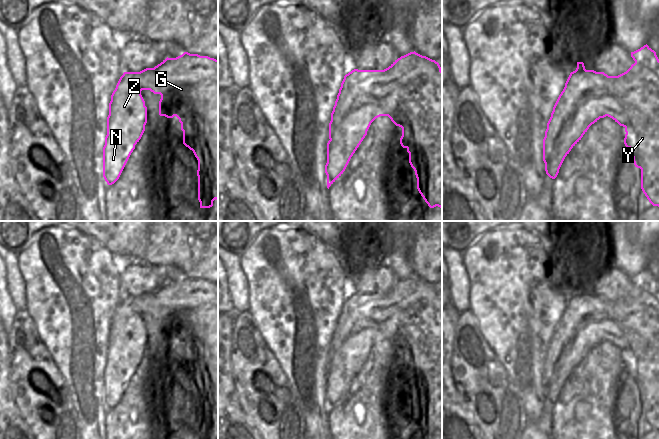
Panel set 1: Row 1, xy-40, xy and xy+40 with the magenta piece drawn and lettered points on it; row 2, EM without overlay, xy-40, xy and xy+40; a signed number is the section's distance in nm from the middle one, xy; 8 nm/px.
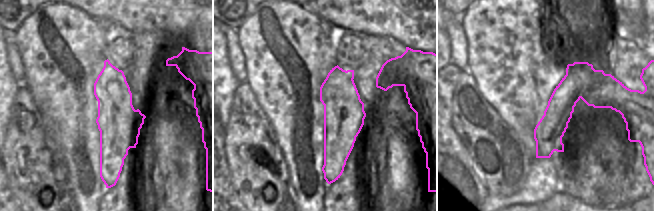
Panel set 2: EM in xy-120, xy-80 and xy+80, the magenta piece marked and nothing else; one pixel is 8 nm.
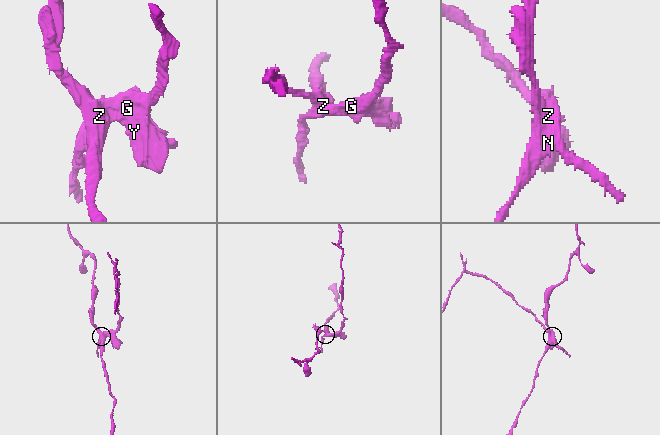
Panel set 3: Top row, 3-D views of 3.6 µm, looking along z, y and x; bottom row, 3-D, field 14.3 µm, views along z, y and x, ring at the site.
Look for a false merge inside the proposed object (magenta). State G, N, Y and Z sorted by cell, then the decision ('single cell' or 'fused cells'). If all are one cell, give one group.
groups G Y / N Z; fused cells

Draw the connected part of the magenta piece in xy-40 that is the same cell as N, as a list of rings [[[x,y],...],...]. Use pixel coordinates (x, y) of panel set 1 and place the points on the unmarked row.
[[[117,313],[111,319],[109,339],[107,341],[107,359],[103,371],[103,401],[108,409],[114,408],[120,401],[135,369],[141,363],[147,347],[147,331],[139,333],[136,318],[118,318]]]

